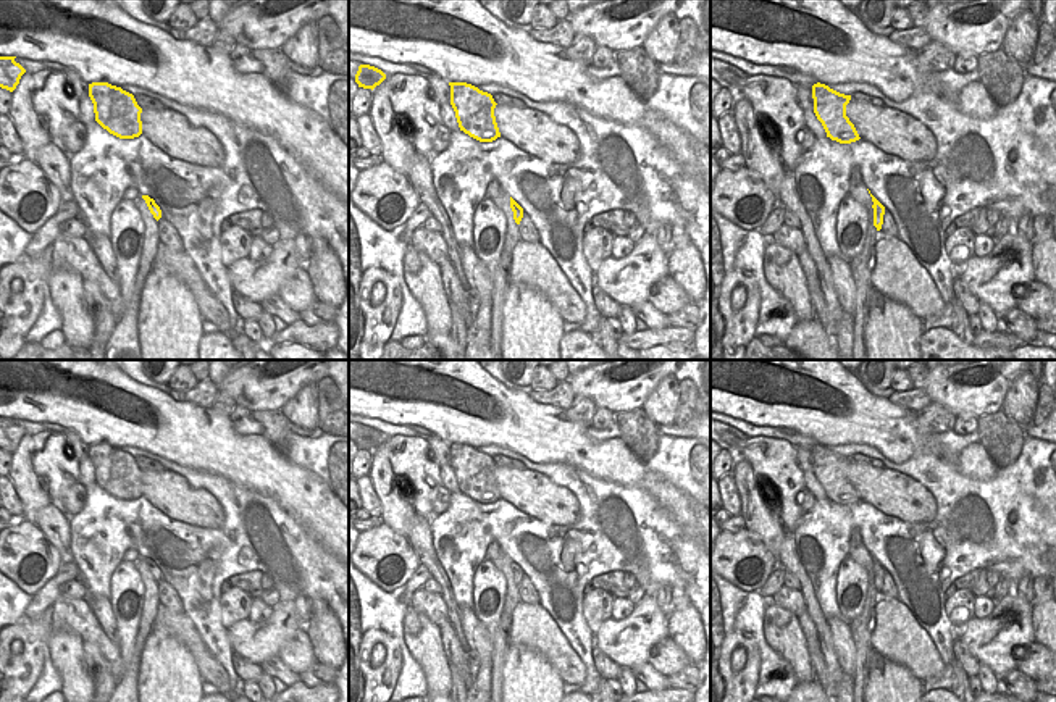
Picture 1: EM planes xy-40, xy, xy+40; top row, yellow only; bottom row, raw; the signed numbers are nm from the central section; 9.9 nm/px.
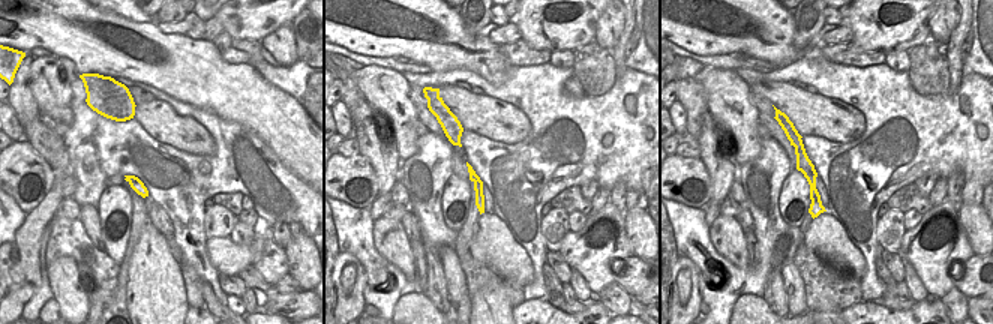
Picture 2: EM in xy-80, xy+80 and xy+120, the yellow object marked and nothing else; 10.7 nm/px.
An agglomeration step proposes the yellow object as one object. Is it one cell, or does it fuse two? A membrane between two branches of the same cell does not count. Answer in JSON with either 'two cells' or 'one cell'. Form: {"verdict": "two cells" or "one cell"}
{"verdict": "one cell"}

